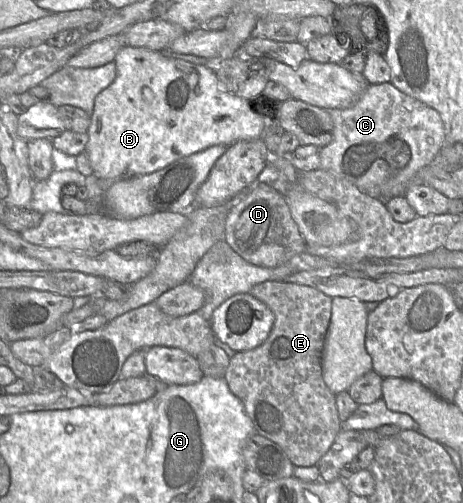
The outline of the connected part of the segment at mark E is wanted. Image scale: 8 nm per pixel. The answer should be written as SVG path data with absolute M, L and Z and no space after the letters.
M278 281L260 283L248 293L270 308L275 322L262 345L237 352L230 358L225 379L231 392L242 401L257 433L278 444L294 466L315 466L341 431L336 394L330 391L322 374L322 353L331 320L332 298L313 287Z

